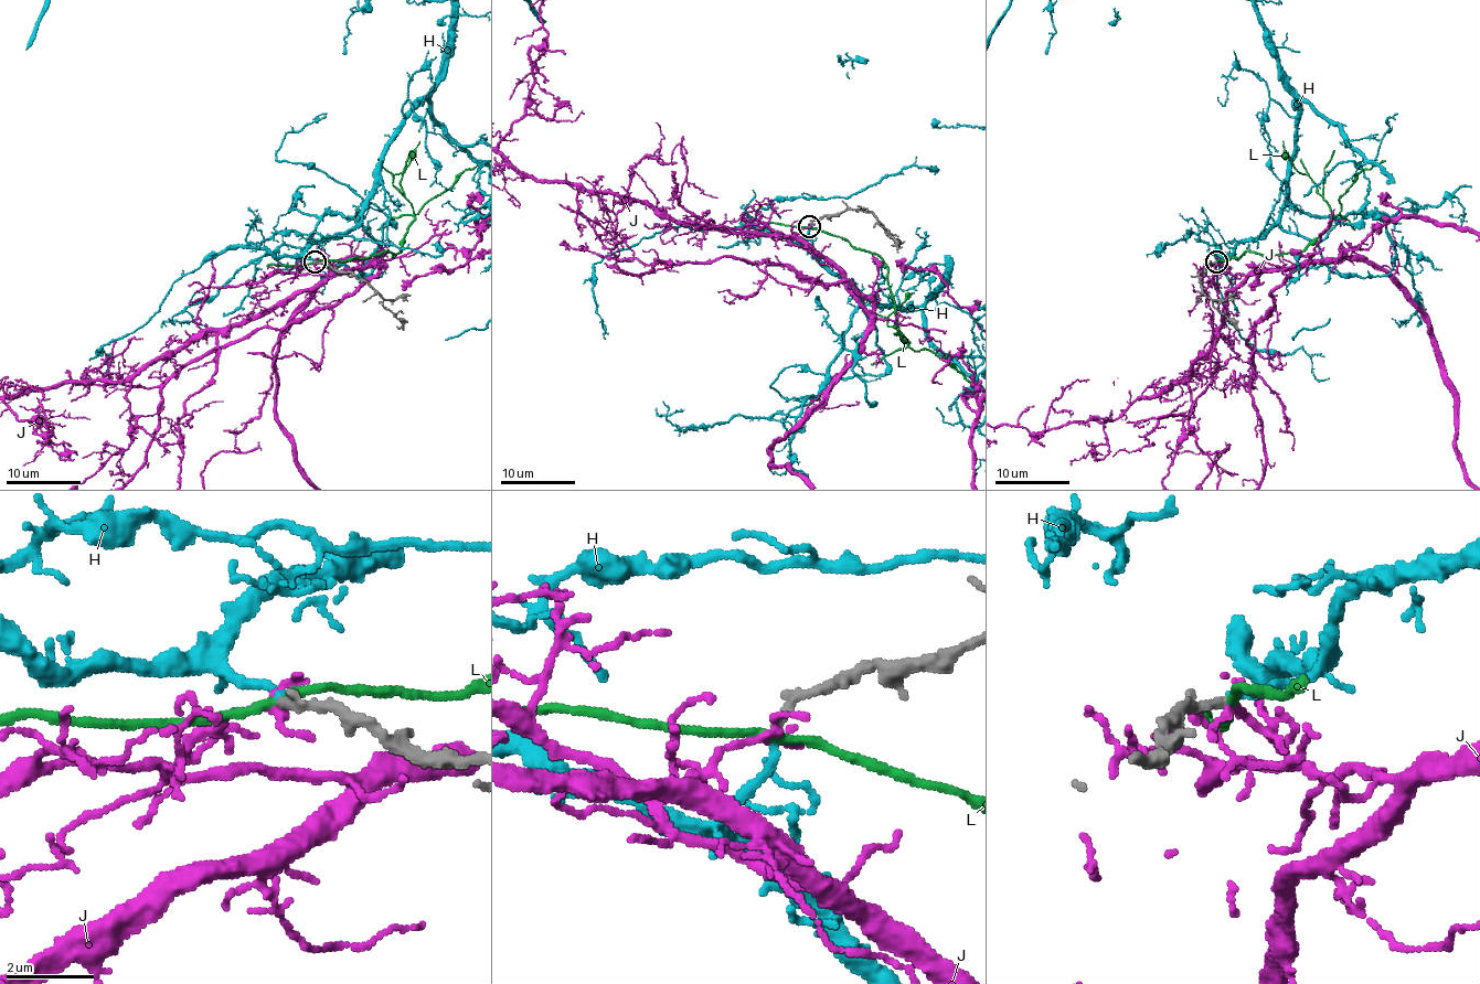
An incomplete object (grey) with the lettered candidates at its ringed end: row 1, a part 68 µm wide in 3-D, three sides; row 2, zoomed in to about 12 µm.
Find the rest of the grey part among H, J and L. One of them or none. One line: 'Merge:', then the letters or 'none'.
Merge: H

